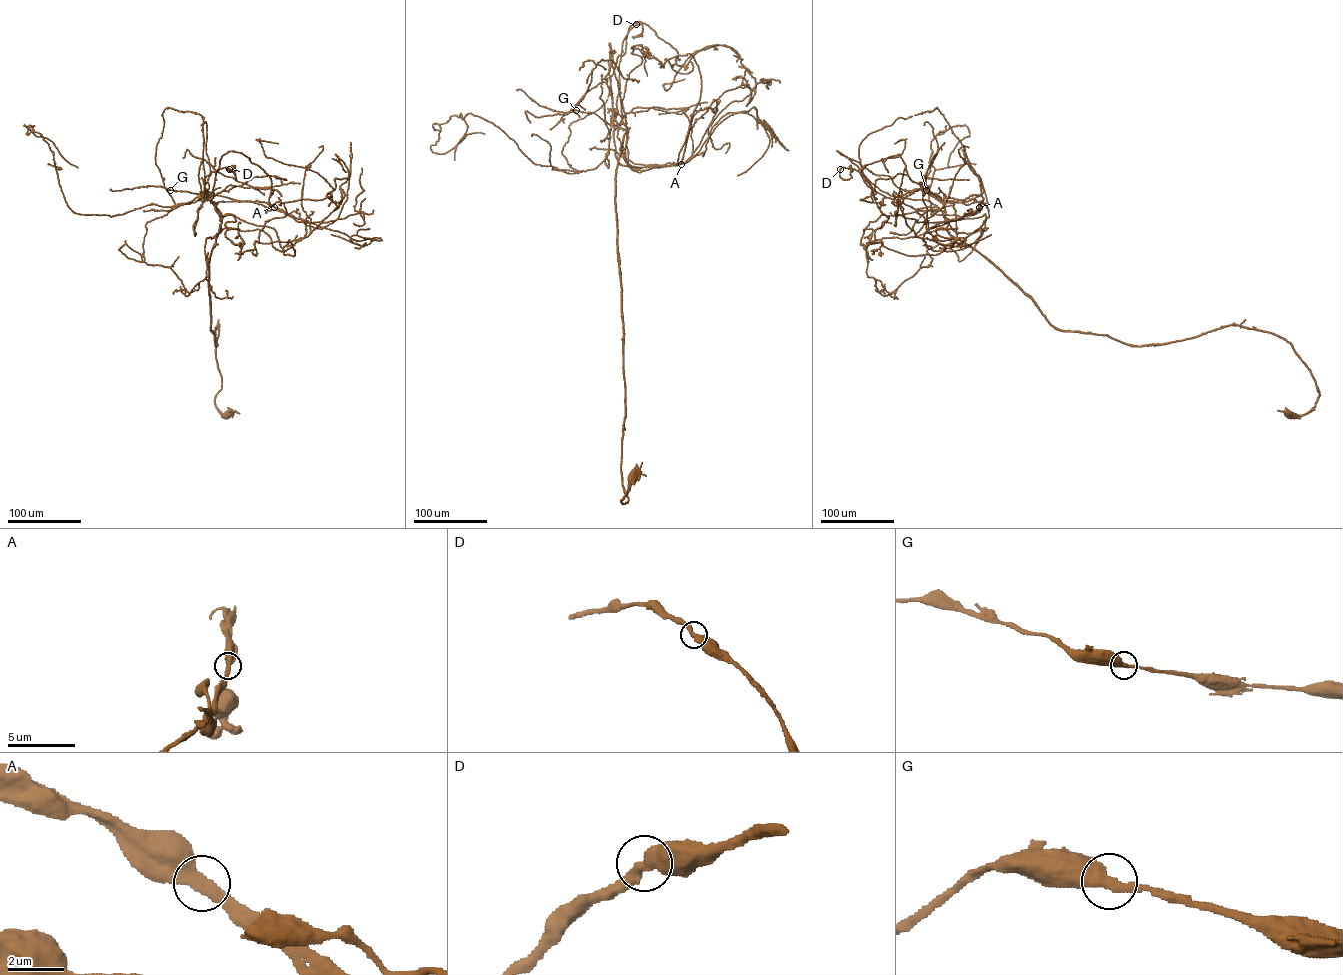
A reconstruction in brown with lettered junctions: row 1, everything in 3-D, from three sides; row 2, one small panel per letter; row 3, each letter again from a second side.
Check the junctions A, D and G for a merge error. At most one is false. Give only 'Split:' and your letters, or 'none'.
Split: A

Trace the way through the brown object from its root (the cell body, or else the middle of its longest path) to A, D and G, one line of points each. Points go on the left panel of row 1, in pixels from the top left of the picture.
A: (228, 413), (214, 400), (221, 376), (209, 262), (221, 220), (210, 202), (274, 206)
D: (228, 413), (215, 405), (221, 376), (209, 262), (221, 219), (210, 199), (216, 171), (229, 169)
G: (228, 413), (215, 405), (221, 376), (209, 287), (221, 218), (206, 199), (210, 192), (170, 190)

